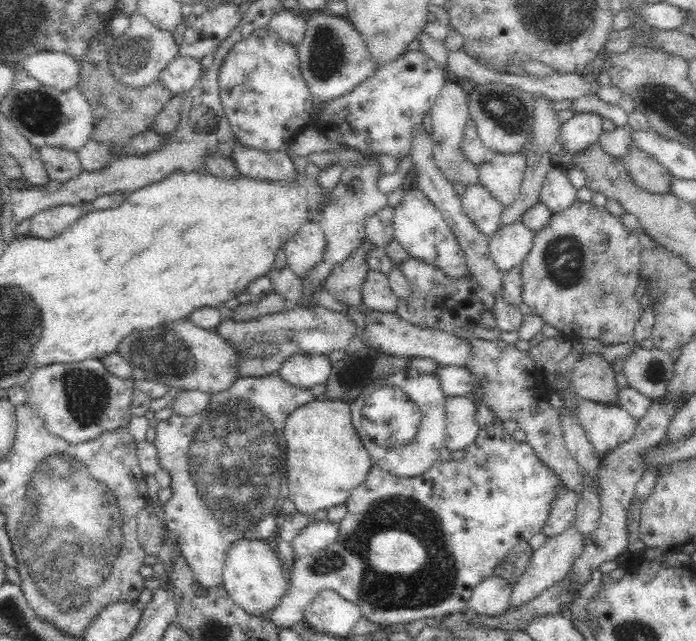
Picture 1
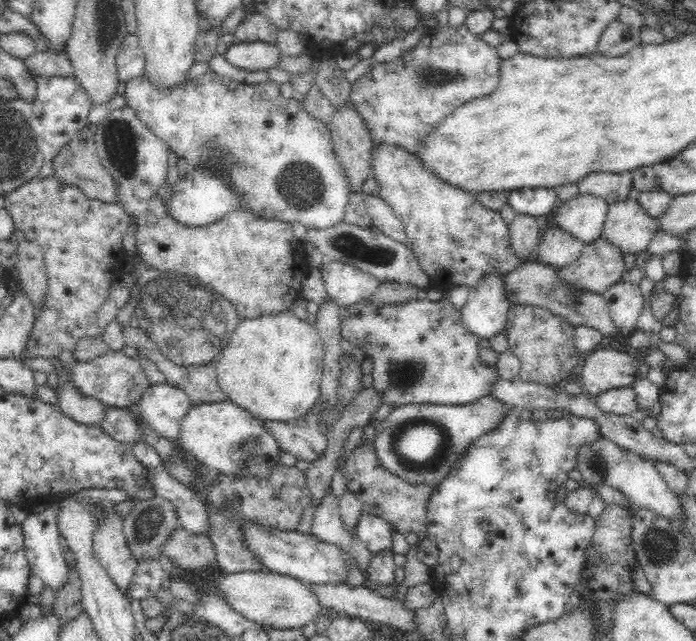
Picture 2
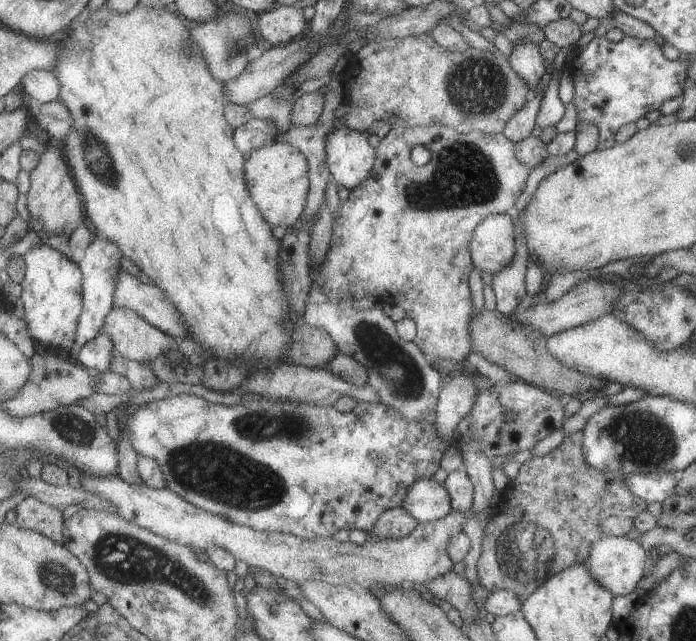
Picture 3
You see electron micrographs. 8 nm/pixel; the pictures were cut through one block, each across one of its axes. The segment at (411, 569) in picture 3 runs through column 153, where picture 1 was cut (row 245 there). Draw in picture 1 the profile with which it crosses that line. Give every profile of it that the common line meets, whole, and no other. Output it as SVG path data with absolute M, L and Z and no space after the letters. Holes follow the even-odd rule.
M522 220L500 228L488 237L489 255L500 272L508 272L528 256L534 244L534 232Z

